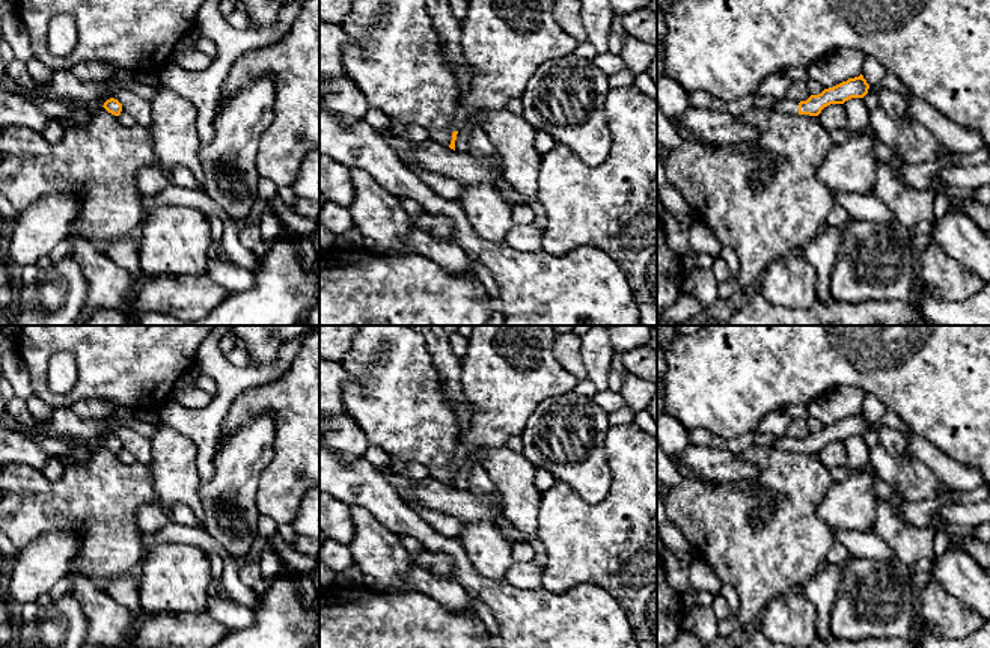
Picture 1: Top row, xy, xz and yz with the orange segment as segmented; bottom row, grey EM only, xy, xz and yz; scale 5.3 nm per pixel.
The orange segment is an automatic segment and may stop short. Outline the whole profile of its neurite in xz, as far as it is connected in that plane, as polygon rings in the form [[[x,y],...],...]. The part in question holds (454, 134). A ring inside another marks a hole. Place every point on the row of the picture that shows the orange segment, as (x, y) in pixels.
[[[467,0],[469,9],[461,21],[461,48],[478,77],[469,96],[461,98],[454,118],[449,148],[455,151],[458,130],[475,109],[506,109],[509,99],[521,98],[529,78],[552,59],[574,54],[580,44],[567,35],[553,18],[556,0]]]

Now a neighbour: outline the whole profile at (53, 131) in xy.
[[[50,119],[41,133],[50,143],[56,143],[63,137],[65,127],[62,119]]]

